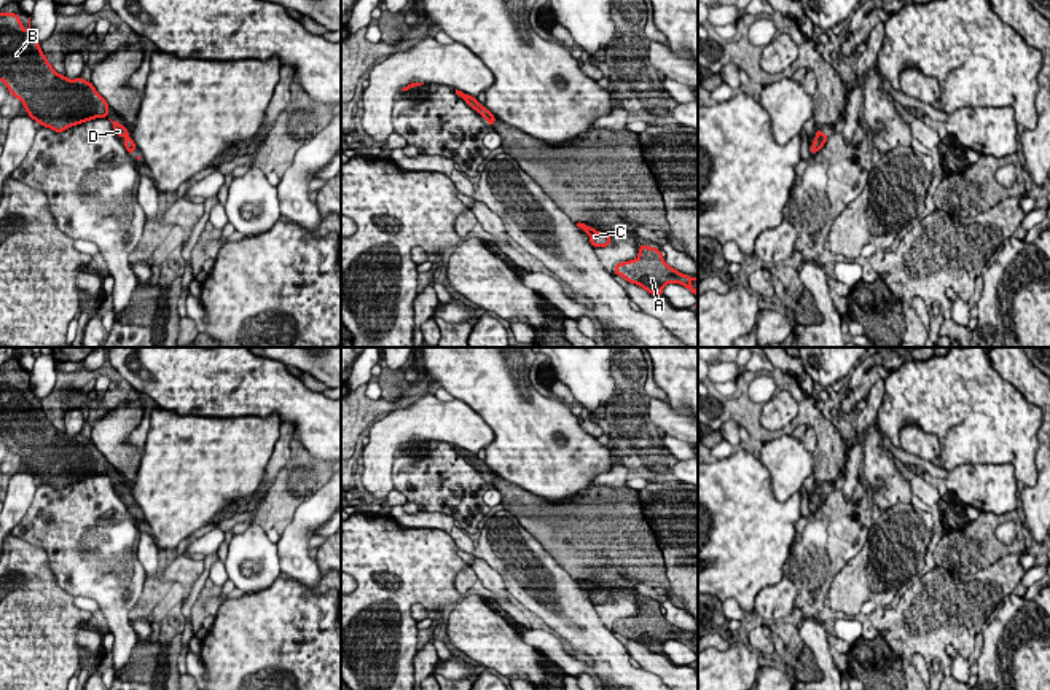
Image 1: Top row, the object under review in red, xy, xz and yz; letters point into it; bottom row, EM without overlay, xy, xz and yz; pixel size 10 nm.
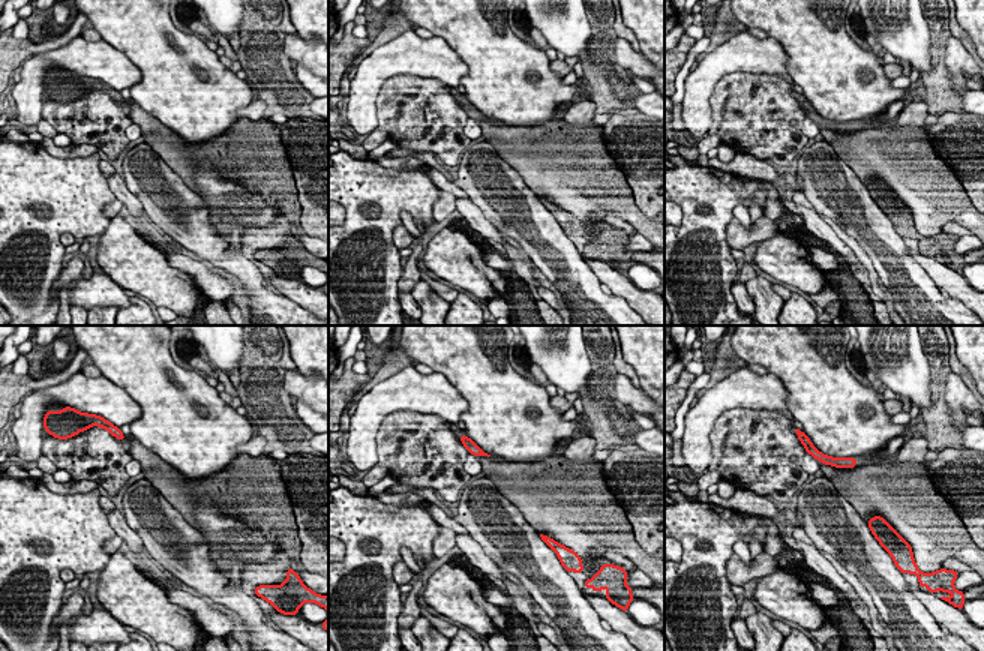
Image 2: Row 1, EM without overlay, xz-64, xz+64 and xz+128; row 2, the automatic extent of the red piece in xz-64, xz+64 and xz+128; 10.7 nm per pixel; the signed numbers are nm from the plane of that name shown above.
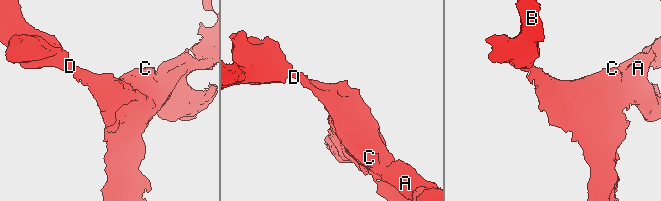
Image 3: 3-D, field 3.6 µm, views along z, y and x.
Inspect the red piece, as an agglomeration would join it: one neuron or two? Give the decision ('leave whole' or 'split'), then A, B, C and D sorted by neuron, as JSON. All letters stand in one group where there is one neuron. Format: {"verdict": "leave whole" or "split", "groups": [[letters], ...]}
{"verdict": "leave whole", "groups": [["A", "B", "C", "D"]]}

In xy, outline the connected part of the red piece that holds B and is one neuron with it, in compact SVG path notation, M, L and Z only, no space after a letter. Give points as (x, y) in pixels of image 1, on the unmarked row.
M0 370L0 437L10 451L22 459L27 472L54 489L64 489L96 475L108 475L110 462L94 441L80 433L69 437L59 432L41 410L30 386L30 374L29 386L24 387L22 382L18 370Z

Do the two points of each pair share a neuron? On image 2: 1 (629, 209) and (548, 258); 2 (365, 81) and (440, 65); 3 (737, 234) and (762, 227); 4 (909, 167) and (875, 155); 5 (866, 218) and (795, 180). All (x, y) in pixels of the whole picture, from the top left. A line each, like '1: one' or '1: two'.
1: two
2: one
3: one
4: one
5: two

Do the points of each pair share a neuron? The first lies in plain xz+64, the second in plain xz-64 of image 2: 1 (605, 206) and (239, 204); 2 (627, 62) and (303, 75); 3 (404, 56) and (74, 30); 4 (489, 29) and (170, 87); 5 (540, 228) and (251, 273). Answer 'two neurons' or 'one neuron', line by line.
1: two neurons
2: two neurons
3: two neurons
4: one neuron
5: one neuron

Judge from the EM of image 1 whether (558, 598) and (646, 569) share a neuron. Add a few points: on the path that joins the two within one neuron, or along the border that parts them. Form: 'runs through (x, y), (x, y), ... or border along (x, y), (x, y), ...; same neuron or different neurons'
border along (548, 555), (575, 580); different neurons

